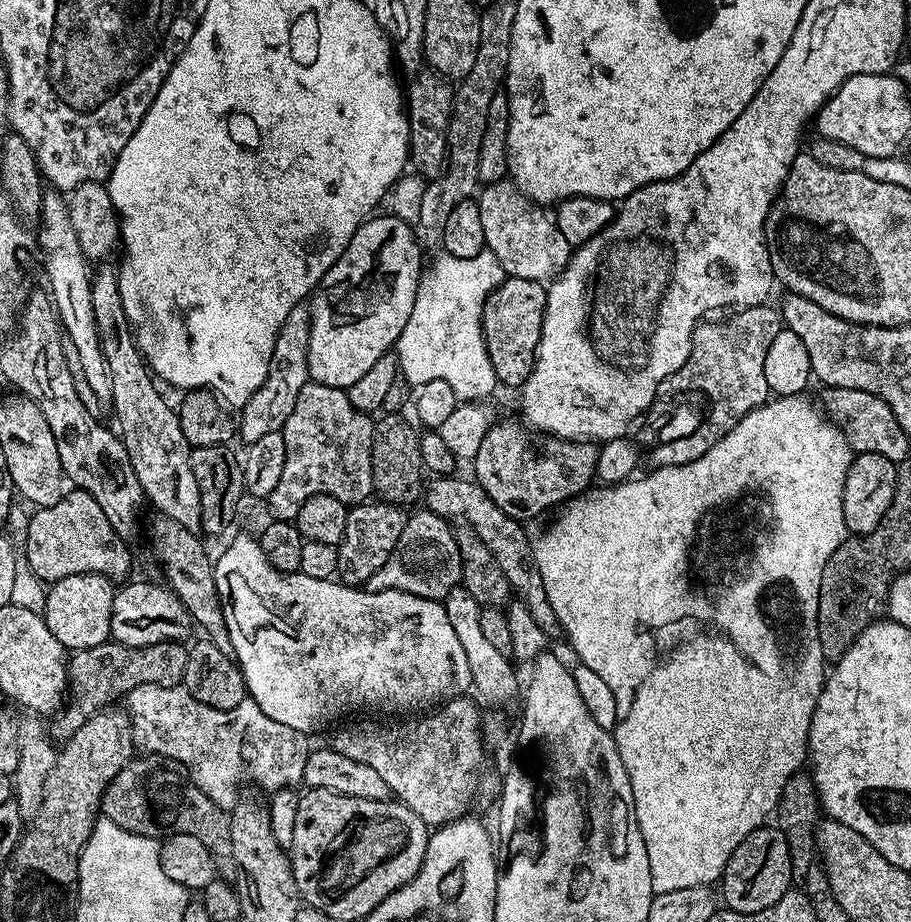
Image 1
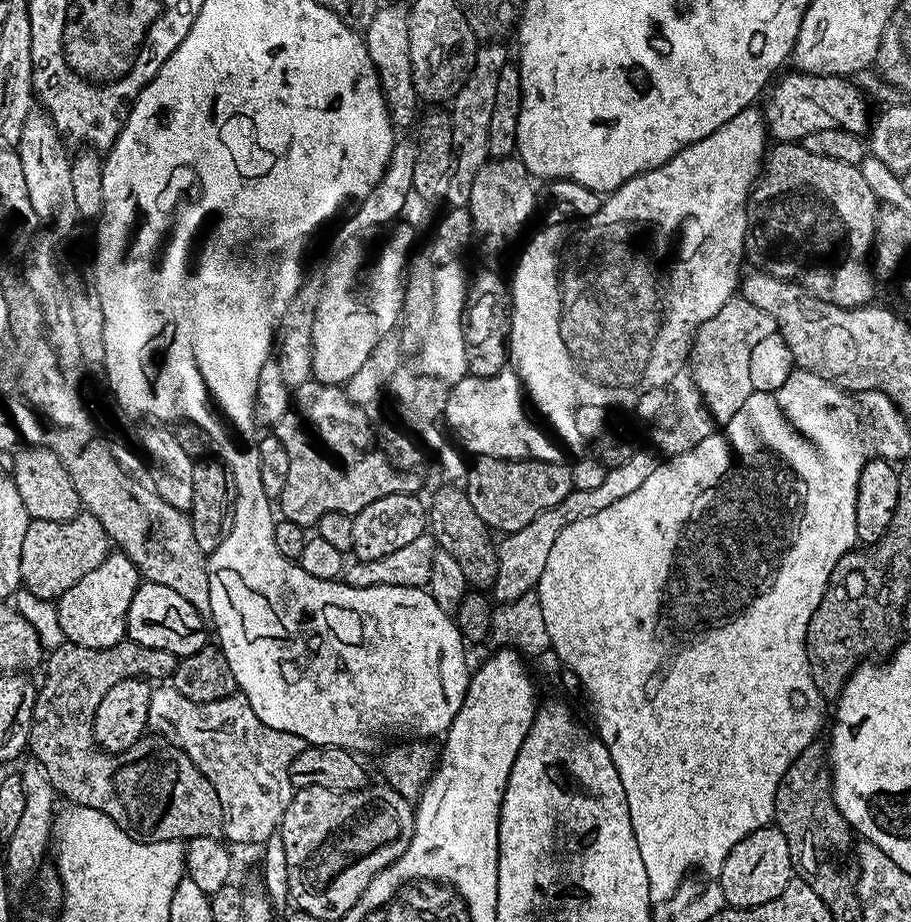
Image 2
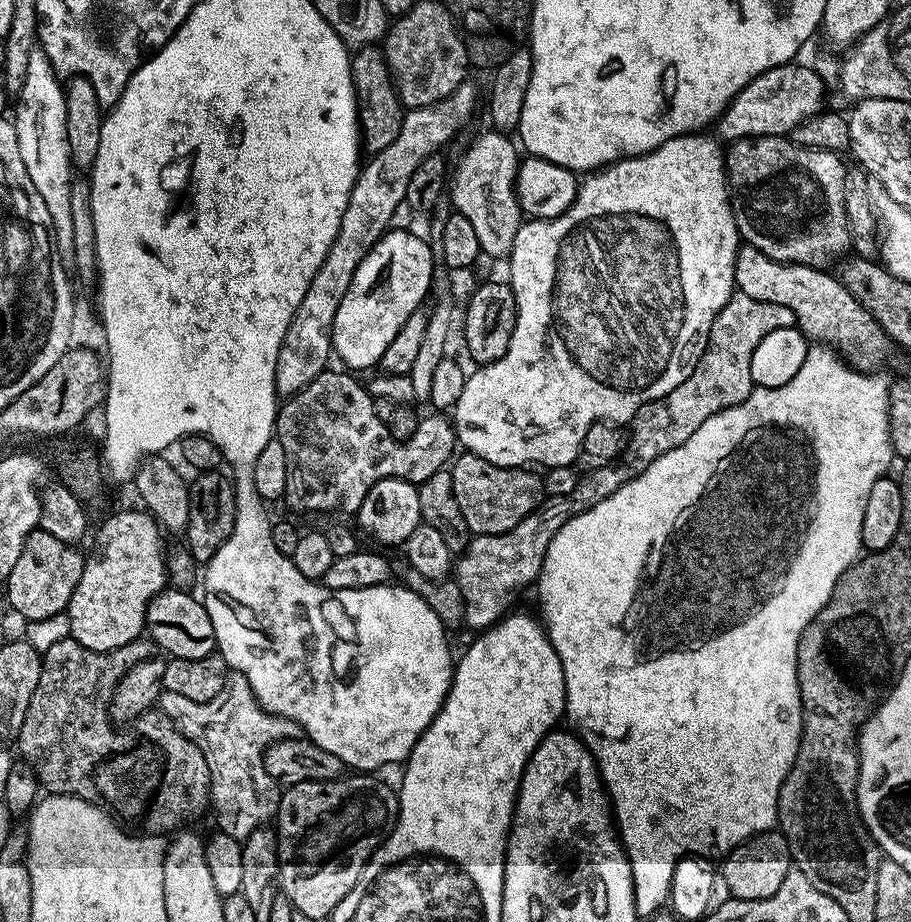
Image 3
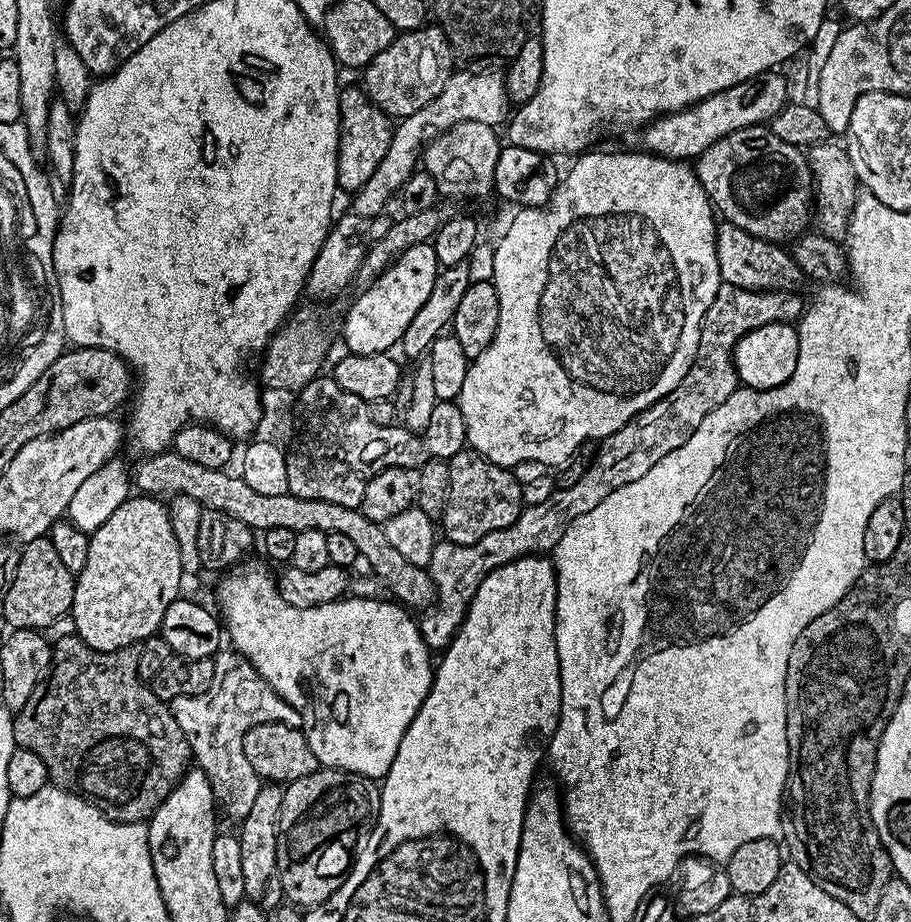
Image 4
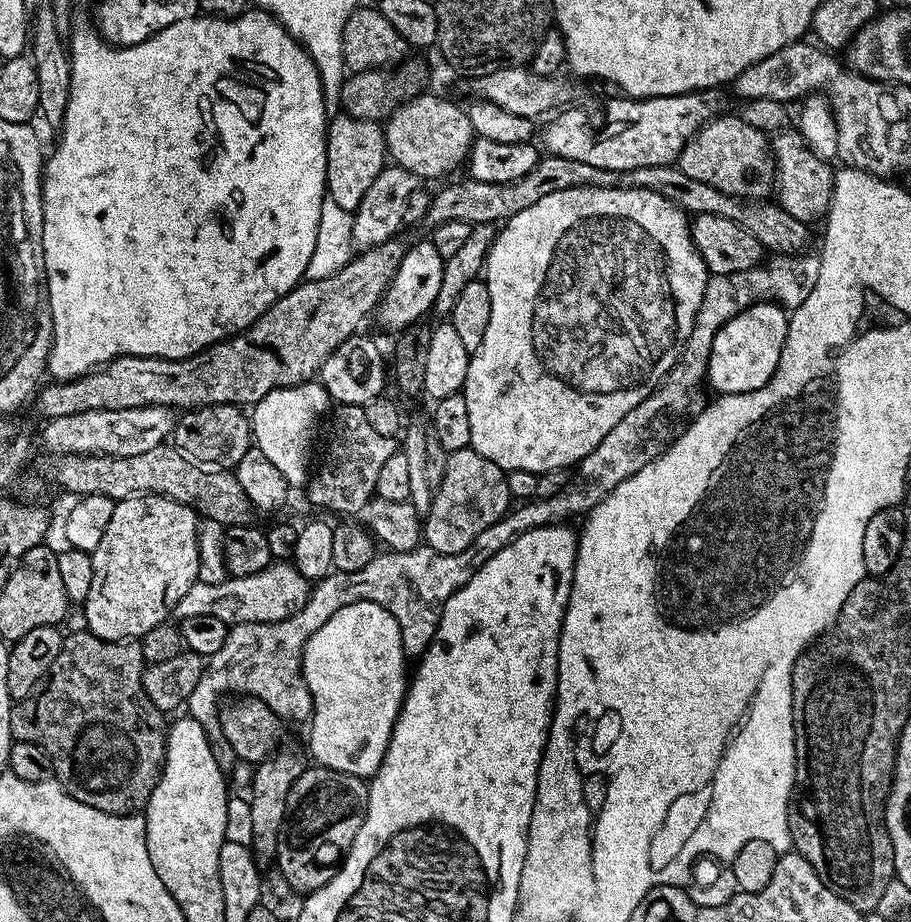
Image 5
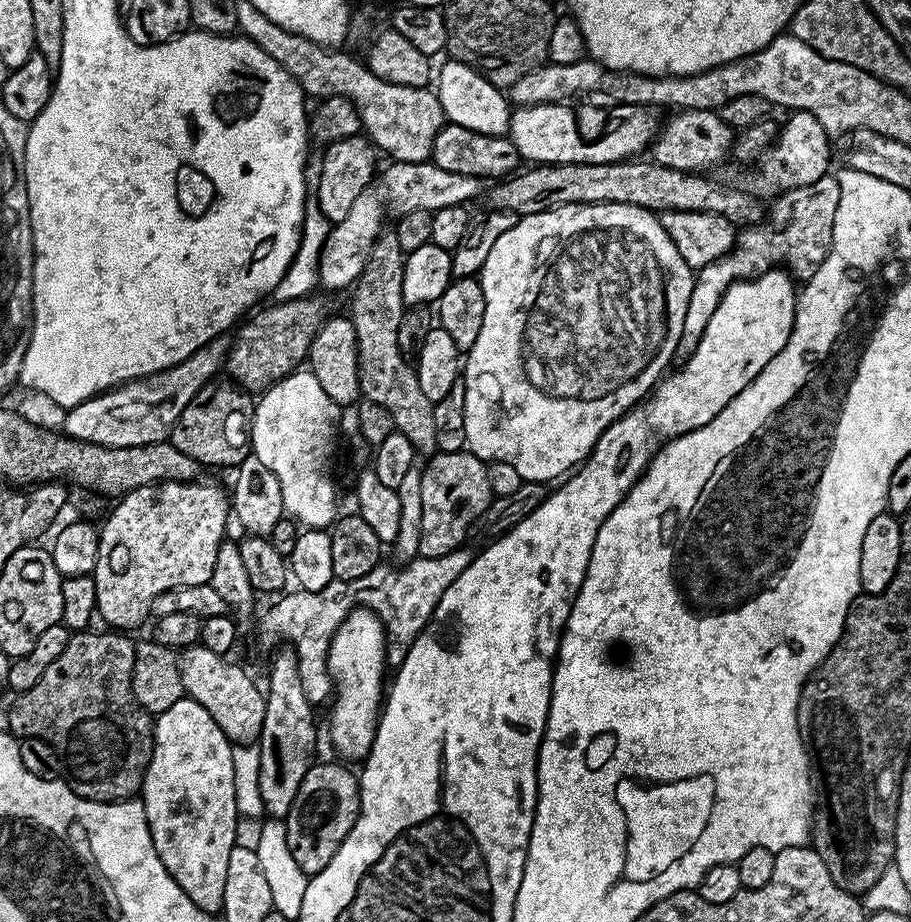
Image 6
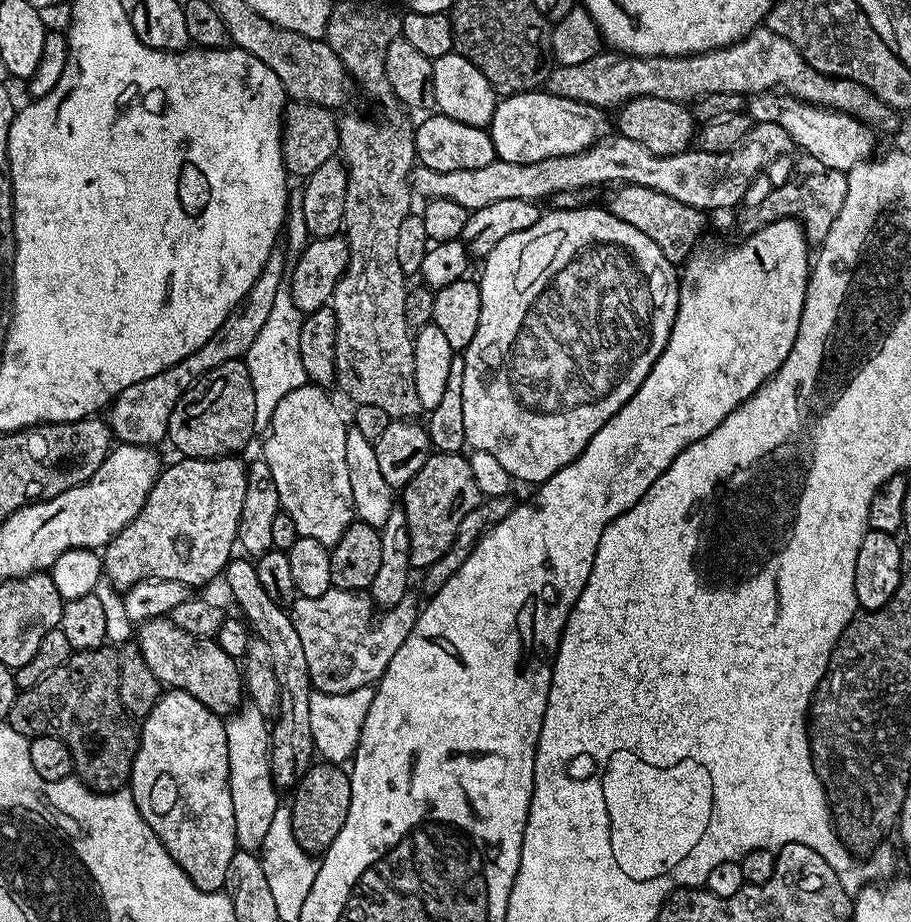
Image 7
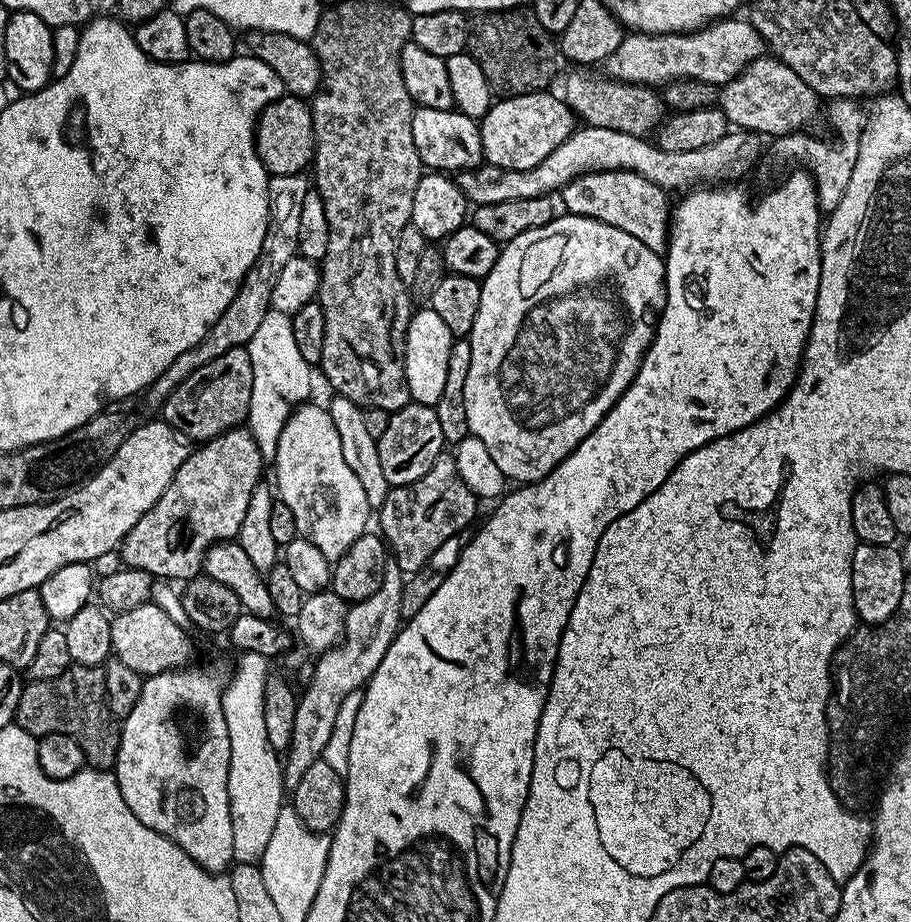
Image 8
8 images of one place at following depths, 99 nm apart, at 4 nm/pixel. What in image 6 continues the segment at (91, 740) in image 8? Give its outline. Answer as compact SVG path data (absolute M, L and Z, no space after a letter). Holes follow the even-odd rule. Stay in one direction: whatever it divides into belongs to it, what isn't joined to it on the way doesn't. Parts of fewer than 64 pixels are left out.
M76 630L69 635L66 642L66 650L62 650L62 654L58 654L58 658L54 662L50 662L50 666L46 666L46 674L42 674L42 678L38 678L38 682L34 682L34 686L30 686L30 690L21 692L15 697L16 701L13 702L12 709L8 712L6 728L7 731L17 738L29 736L30 738L38 738L39 740L45 740L48 744L52 744L54 750L60 755L60 761L64 763L63 779L74 790L74 794L94 802L116 804L119 800L133 799L144 787L144 775L152 757L152 729L154 727L154 720L147 710L138 704L132 693L131 678L132 667L135 664L135 643L132 640L128 641L124 637L127 635L121 634L116 630L104 630L108 632L92 631Z

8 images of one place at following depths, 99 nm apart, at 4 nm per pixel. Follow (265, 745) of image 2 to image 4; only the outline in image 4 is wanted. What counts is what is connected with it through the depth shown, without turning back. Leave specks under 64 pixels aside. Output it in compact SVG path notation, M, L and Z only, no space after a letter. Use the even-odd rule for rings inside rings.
M221 650L214 659L218 686L194 697L174 698L170 707L178 726L182 726L182 734L186 734L199 768L212 781L212 790L218 794L223 815L225 812L233 822L239 822L250 814L254 798L258 798L258 790L262 786L262 777L246 759L244 735L254 726L266 722L278 722L298 729L303 729L304 723L298 710L294 710L290 702L283 700L260 677L256 667L241 652Z

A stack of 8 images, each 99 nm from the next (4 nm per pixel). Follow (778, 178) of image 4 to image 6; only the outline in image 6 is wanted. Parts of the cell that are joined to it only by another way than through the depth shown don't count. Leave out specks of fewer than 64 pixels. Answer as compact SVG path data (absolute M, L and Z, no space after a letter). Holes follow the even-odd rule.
M685 108L663 121L656 133L656 139L650 145L653 161L667 168L677 168L679 172L707 173L707 168L723 162L734 148L734 129L722 122L719 111L690 110ZM652 152L652 153L651 153Z

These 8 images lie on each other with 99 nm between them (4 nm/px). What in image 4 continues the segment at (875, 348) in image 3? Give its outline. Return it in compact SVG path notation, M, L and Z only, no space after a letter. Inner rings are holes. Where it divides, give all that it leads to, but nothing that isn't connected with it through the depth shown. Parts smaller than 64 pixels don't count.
M724 222L717 227L716 253L720 279L725 284L757 290L792 290L797 287L796 283L802 280L798 262L794 262L787 247L770 240L754 238L754 234L746 234L742 226Z

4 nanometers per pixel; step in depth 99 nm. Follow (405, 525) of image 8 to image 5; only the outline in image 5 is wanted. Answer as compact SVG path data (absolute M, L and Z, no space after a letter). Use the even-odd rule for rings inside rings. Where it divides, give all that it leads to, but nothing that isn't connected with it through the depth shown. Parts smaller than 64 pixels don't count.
M471 446L448 453L446 470L442 474L442 482L434 489L432 505L428 507L422 520L422 540L427 547L433 548L438 554L458 554L482 534L490 526L498 523L508 515L514 501L508 489L508 478L503 468L499 468L490 458L482 458Z

